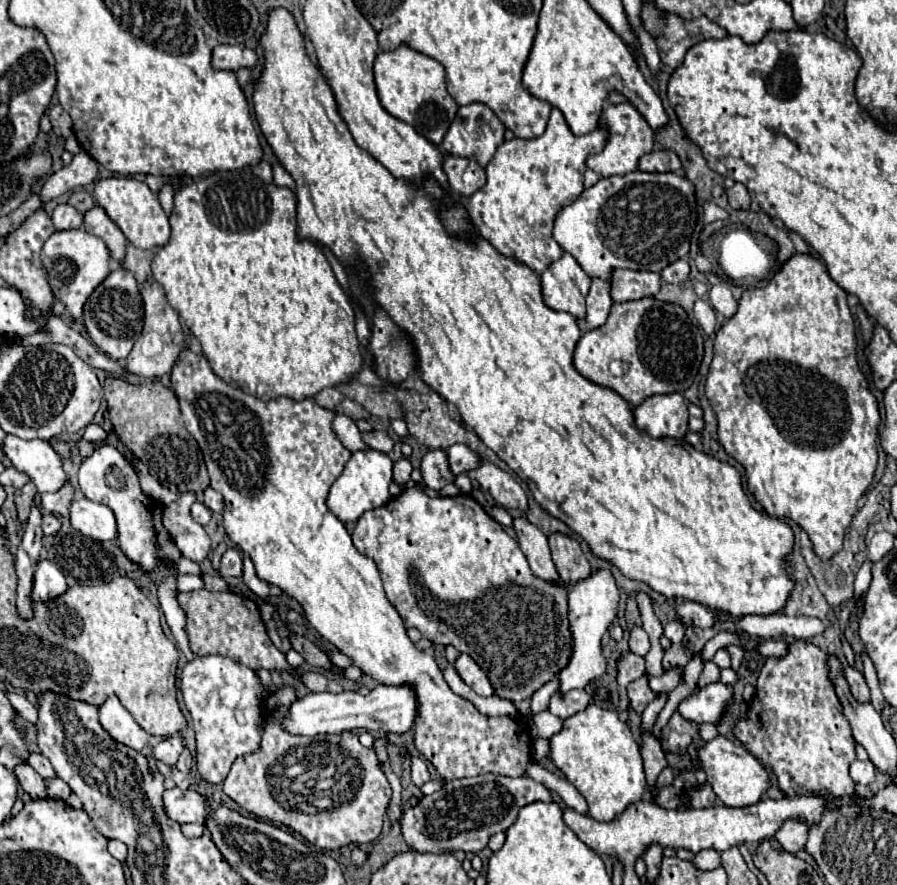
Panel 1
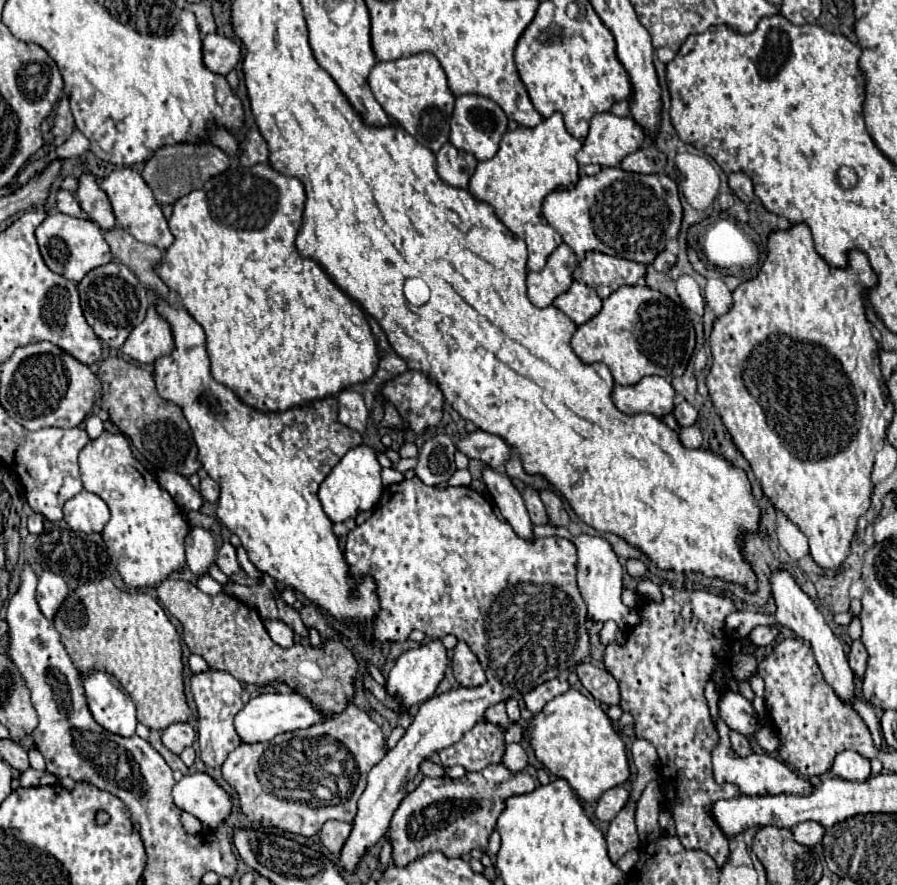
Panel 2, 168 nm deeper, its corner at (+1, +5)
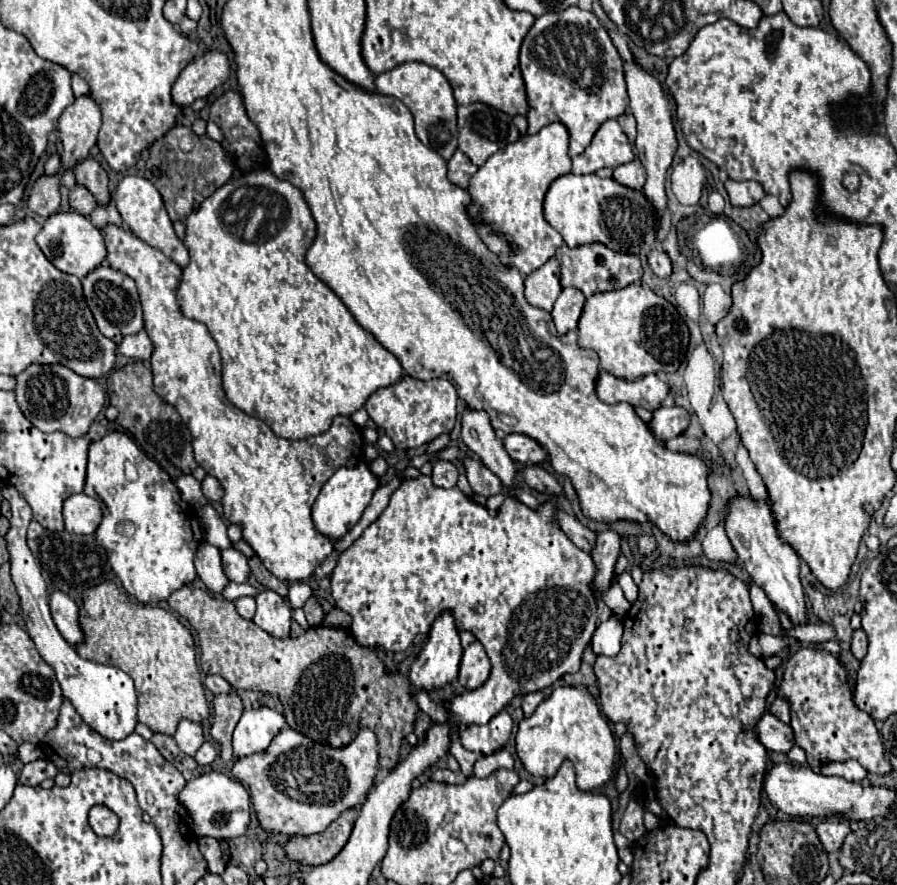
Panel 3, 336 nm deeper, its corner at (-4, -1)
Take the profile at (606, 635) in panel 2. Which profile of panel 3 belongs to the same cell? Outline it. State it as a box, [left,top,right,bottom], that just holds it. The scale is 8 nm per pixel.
[591,616,623,656]

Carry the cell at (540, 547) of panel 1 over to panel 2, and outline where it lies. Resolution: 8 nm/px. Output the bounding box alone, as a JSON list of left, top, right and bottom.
[482,466,532,538]

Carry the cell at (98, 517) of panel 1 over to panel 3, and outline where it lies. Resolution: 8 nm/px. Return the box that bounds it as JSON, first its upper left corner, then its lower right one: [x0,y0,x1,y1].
[63,494,103,534]

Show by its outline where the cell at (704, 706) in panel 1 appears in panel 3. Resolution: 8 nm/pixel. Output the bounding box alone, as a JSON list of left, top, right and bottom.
[755,712,793,752]

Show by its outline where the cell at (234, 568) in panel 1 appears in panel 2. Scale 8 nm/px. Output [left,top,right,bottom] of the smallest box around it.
[216,542,240,576]

